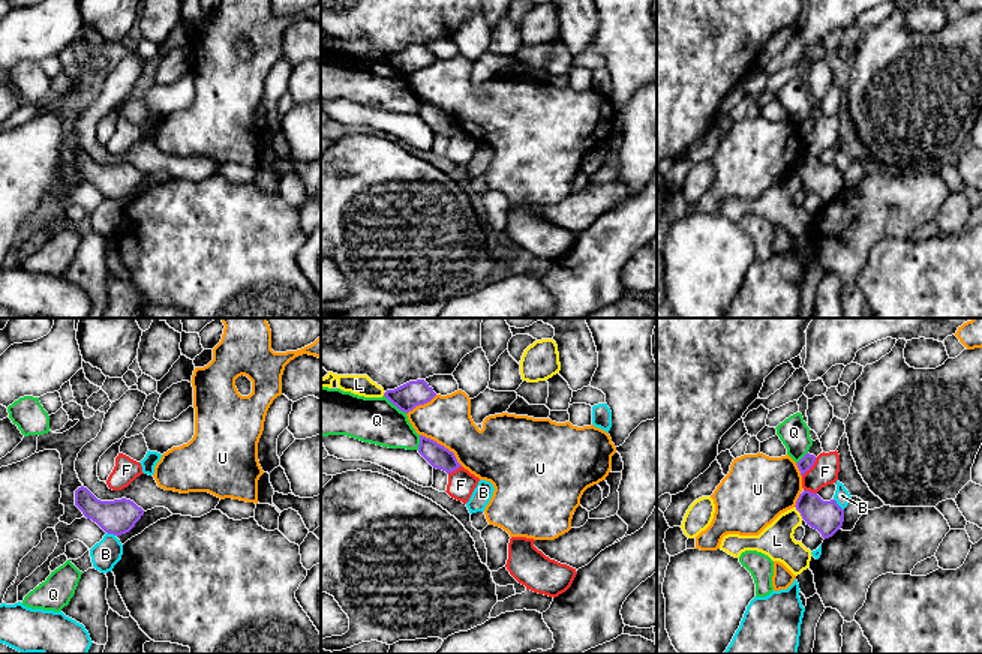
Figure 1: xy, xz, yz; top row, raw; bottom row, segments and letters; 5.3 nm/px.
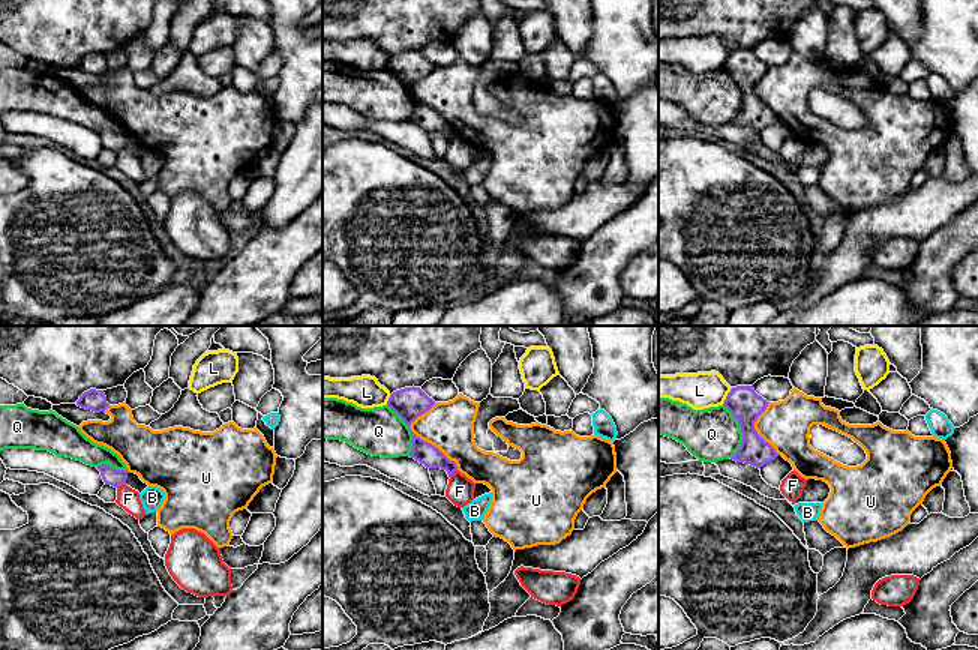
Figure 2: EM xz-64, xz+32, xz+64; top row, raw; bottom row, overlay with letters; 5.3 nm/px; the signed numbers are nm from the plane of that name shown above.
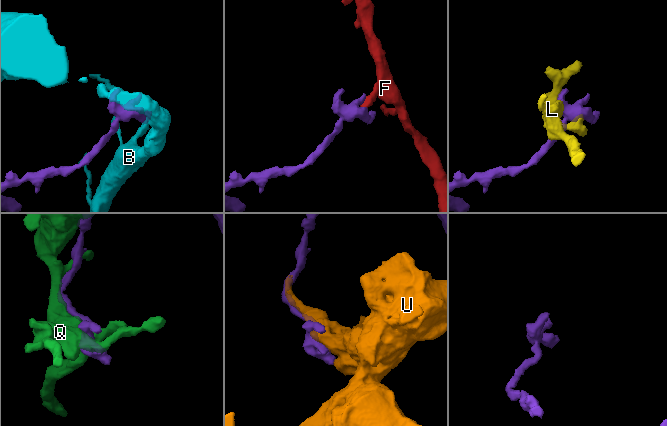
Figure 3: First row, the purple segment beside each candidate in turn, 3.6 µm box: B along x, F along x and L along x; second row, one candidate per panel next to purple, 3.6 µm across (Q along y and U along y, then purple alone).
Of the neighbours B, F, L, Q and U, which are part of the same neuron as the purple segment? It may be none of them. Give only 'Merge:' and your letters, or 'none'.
Merge: none

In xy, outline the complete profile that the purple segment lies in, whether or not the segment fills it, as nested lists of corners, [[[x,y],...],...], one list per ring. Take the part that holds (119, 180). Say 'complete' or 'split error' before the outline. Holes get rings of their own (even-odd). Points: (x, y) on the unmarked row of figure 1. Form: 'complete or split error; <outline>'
complete; [[[84,150],[75,154],[75,170],[87,183],[114,200],[129,196],[144,178],[144,174],[130,164],[100,165]]]

